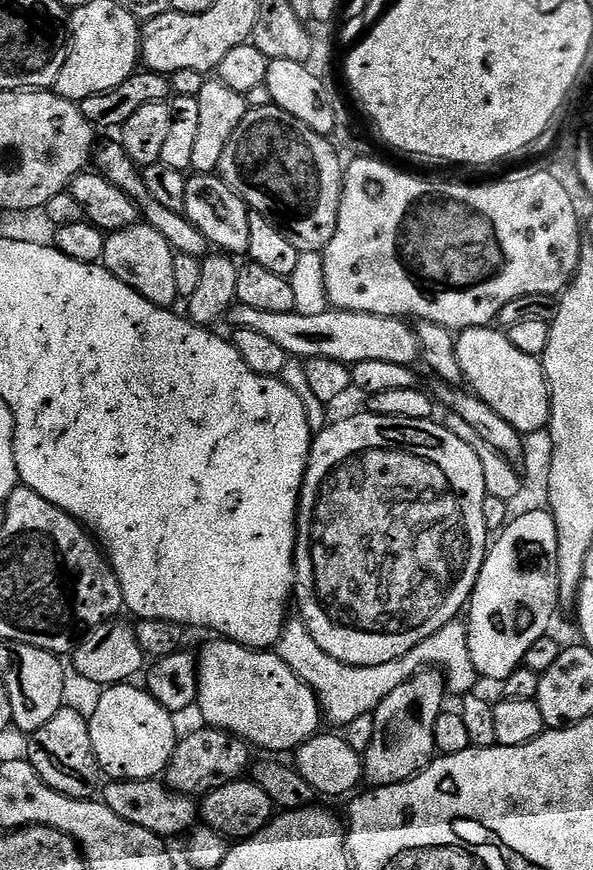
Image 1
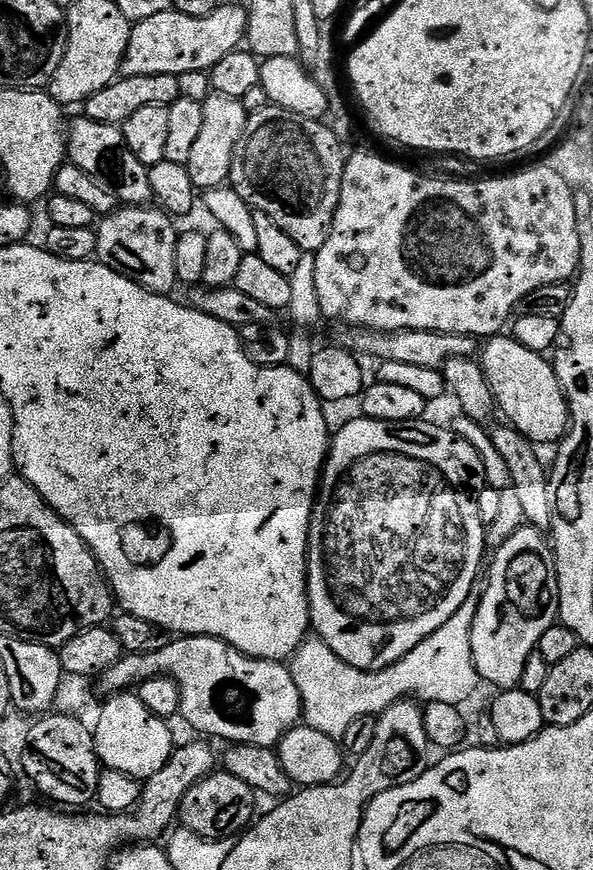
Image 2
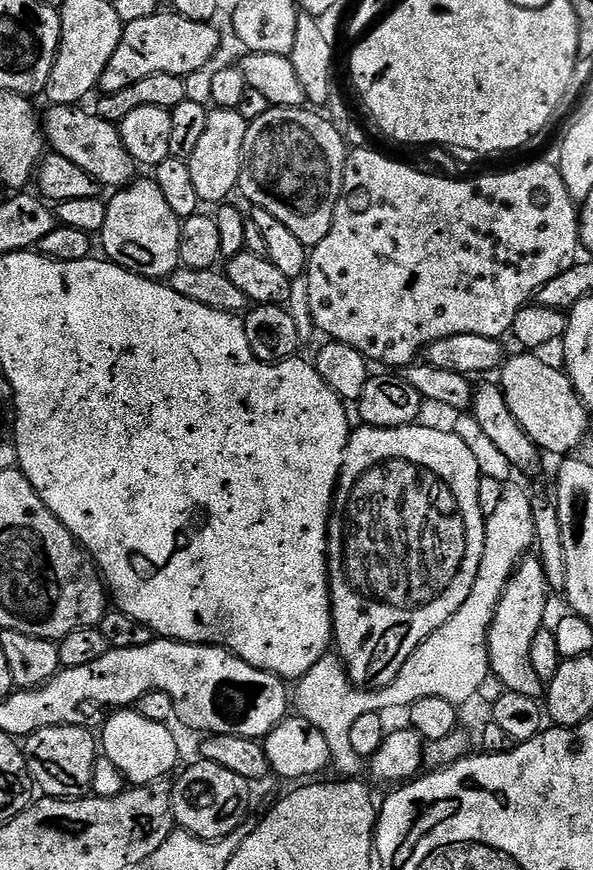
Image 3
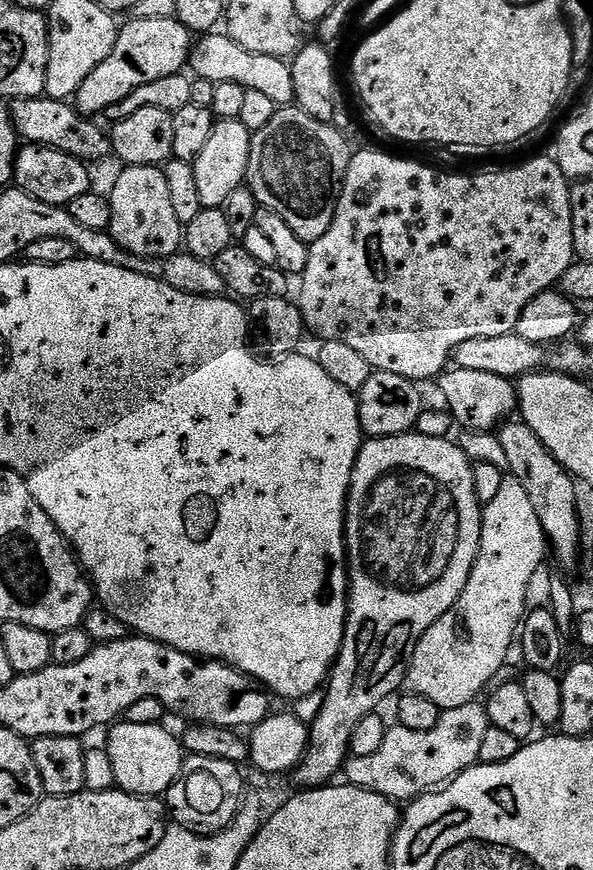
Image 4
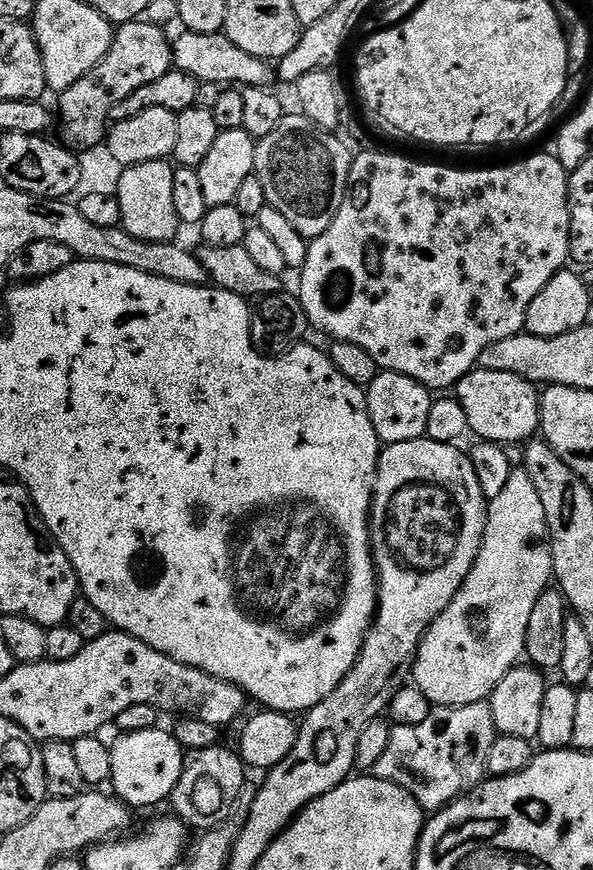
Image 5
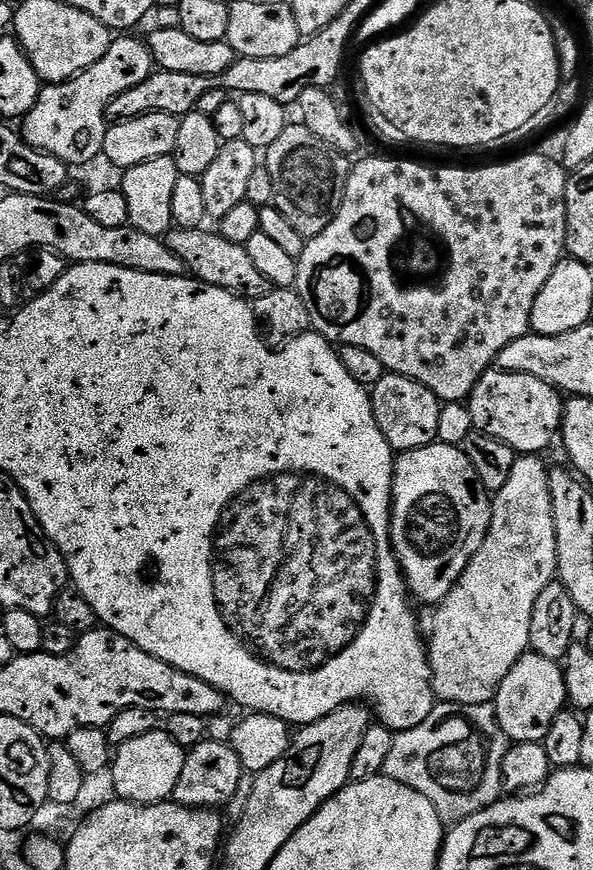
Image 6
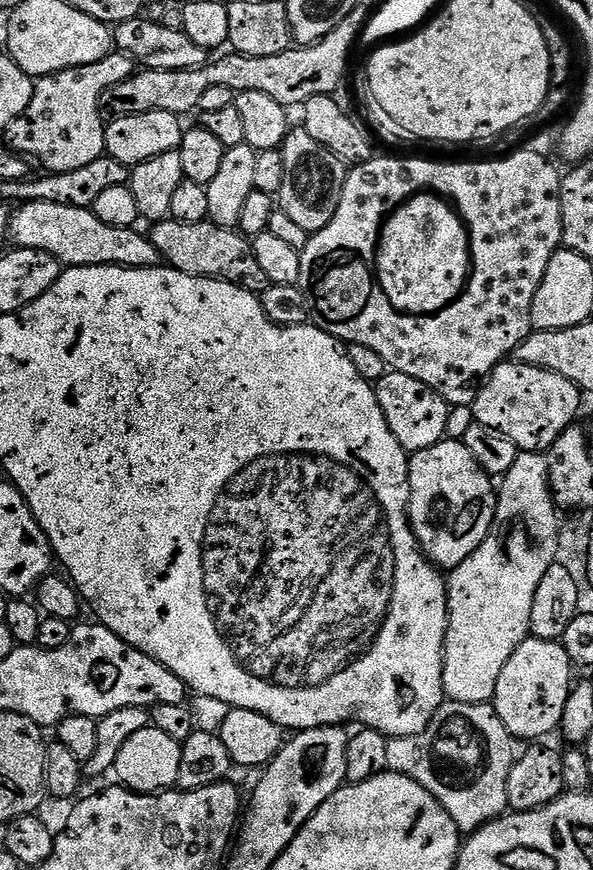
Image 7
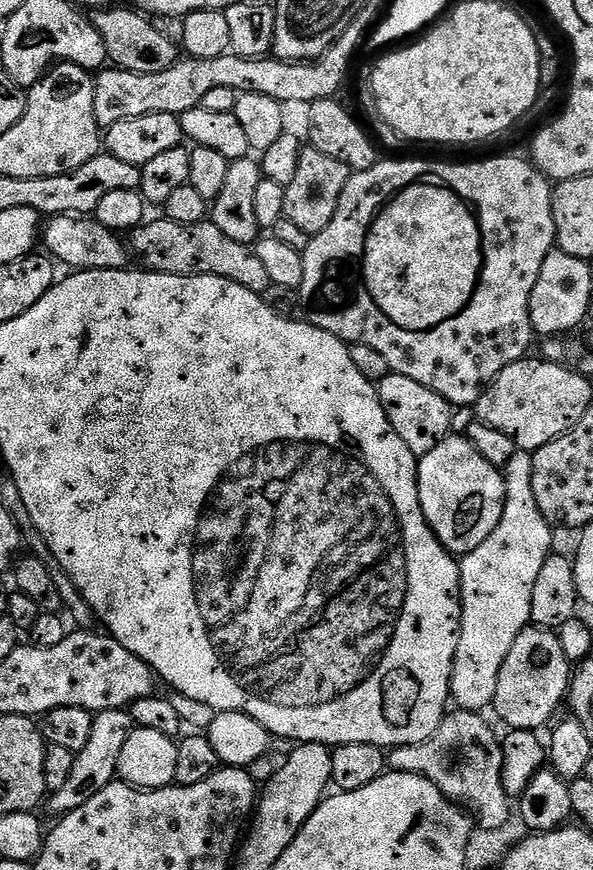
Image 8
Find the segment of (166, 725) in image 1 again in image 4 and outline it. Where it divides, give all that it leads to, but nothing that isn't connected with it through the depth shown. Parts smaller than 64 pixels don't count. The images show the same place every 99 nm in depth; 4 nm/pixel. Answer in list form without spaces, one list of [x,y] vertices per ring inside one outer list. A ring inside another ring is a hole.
[[[117,722],[111,725],[106,741],[106,747],[110,754],[110,762],[114,765],[114,778],[116,788],[122,792],[129,792],[135,796],[163,797],[169,786],[178,778],[186,759],[186,753],[181,741],[172,732],[167,732],[164,724],[151,724],[150,726],[134,726],[127,722]]]

